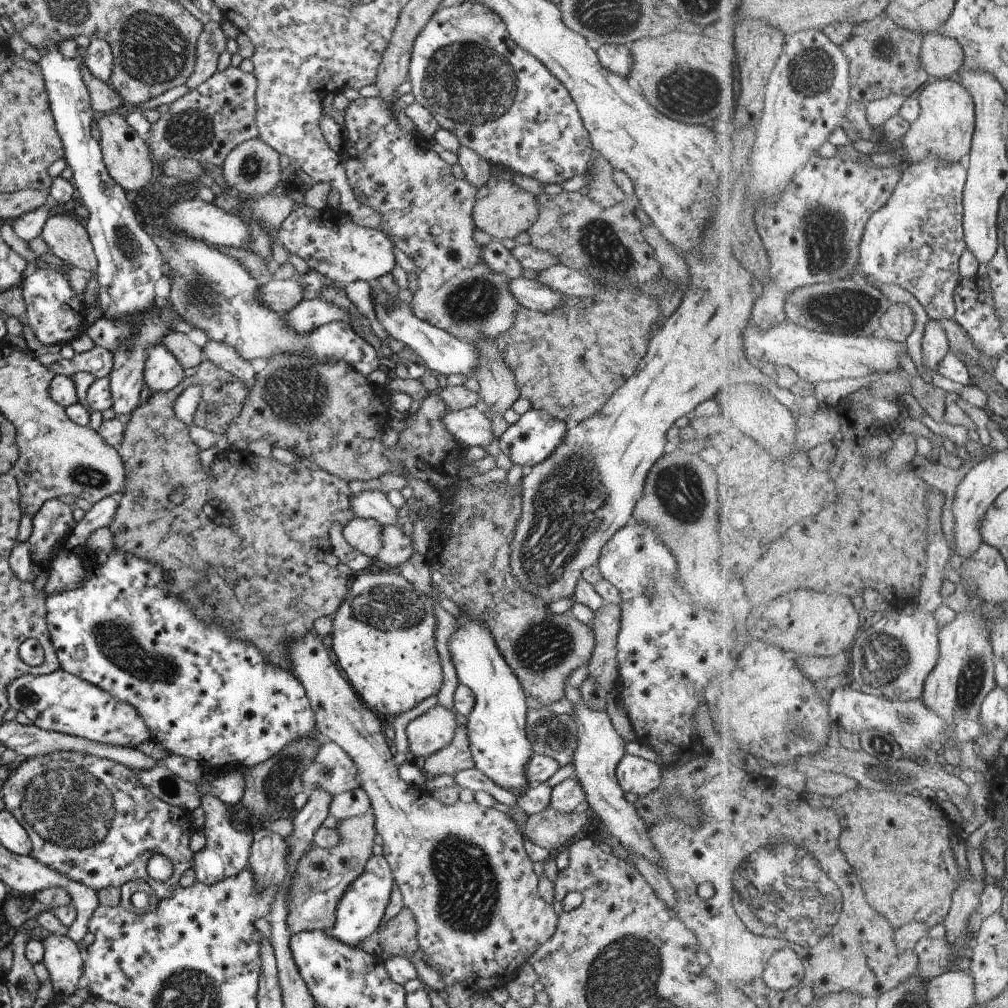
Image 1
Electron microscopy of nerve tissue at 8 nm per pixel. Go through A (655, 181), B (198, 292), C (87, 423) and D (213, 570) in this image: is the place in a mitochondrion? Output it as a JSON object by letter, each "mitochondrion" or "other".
{"A":"mitochondrion","B":"mitochondrion","C":"other","D":"mitochondrion"}

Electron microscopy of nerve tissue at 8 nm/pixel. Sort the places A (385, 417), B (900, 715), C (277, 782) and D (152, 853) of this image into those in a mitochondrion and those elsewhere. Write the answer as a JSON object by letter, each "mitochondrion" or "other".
{"A":"other","B":"mitochondrion","C":"mitochondrion","D":"other"}

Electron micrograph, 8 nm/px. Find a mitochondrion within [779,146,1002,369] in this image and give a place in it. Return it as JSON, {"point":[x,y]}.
{"point":[824,241]}

